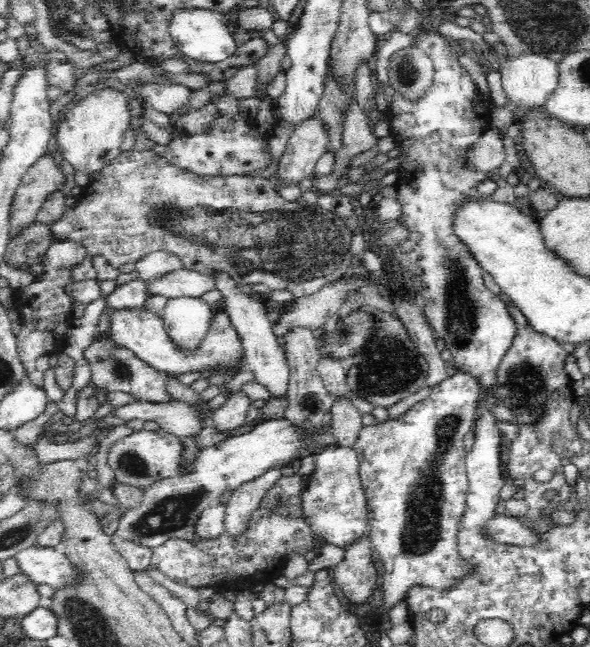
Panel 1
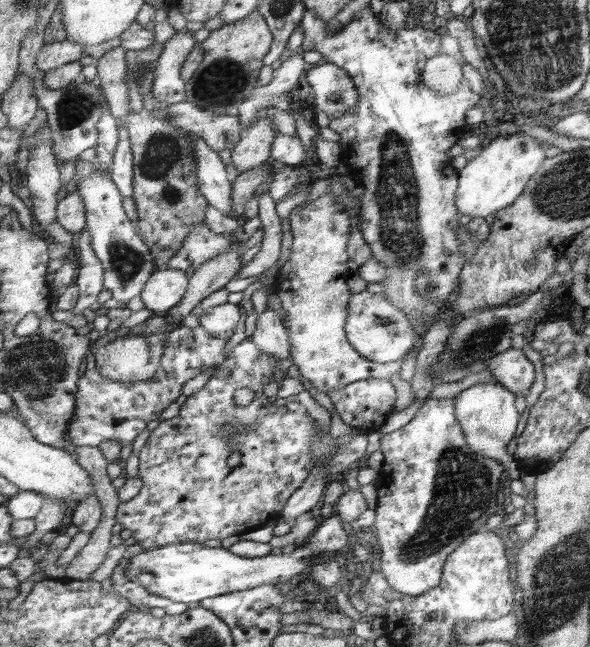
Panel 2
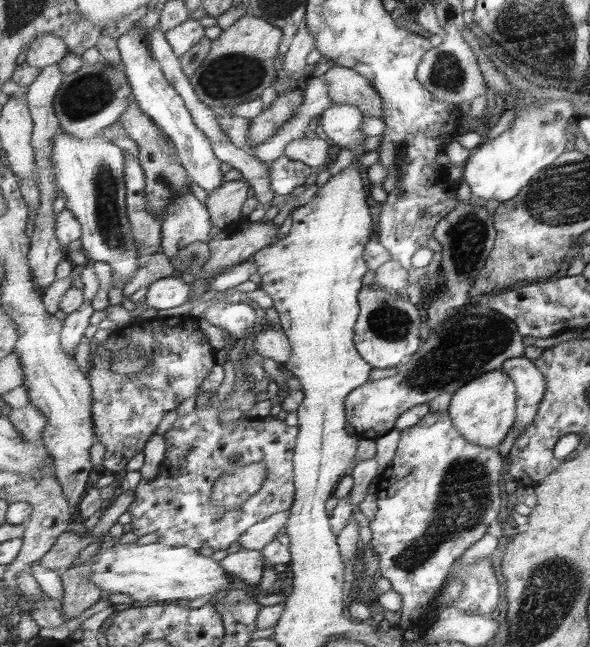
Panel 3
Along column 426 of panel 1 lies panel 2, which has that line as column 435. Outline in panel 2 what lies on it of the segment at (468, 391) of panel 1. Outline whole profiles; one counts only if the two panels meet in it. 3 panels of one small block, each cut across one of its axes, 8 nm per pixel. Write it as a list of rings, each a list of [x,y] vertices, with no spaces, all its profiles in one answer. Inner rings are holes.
[[[429,395],[423,404],[418,408],[415,416],[406,425],[402,426],[396,431],[381,434],[380,451],[383,453],[384,459],[382,467],[379,470],[377,490],[377,506],[376,506],[376,520],[373,525],[373,532],[377,537],[377,544],[379,545],[379,552],[376,553],[377,564],[380,572],[385,574],[389,585],[398,592],[405,595],[410,595],[415,598],[429,593],[439,587],[442,582],[444,574],[444,567],[451,554],[463,545],[467,538],[471,538],[475,532],[483,532],[487,524],[487,520],[497,512],[499,502],[497,502],[497,492],[499,492],[499,478],[505,472],[505,465],[494,458],[483,457],[475,453],[466,439],[462,424],[459,422],[456,414],[456,397],[453,398],[434,398]]]

